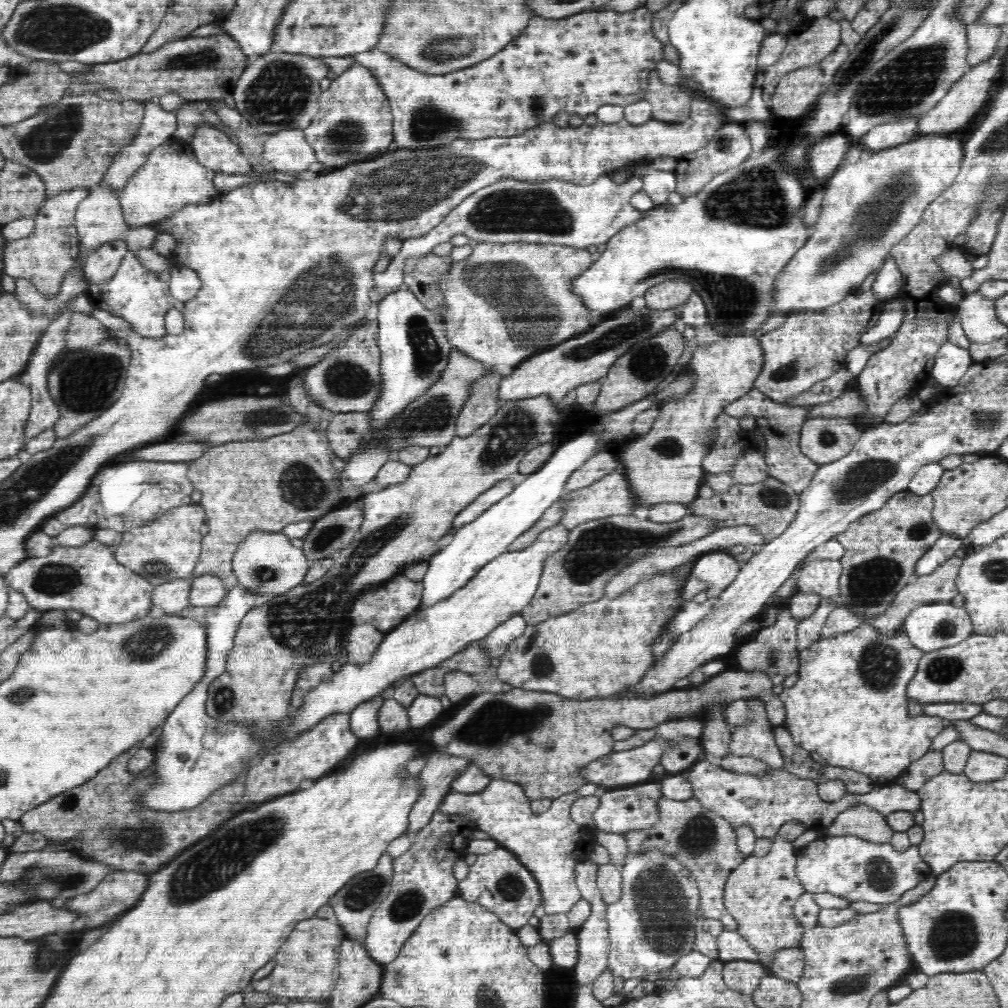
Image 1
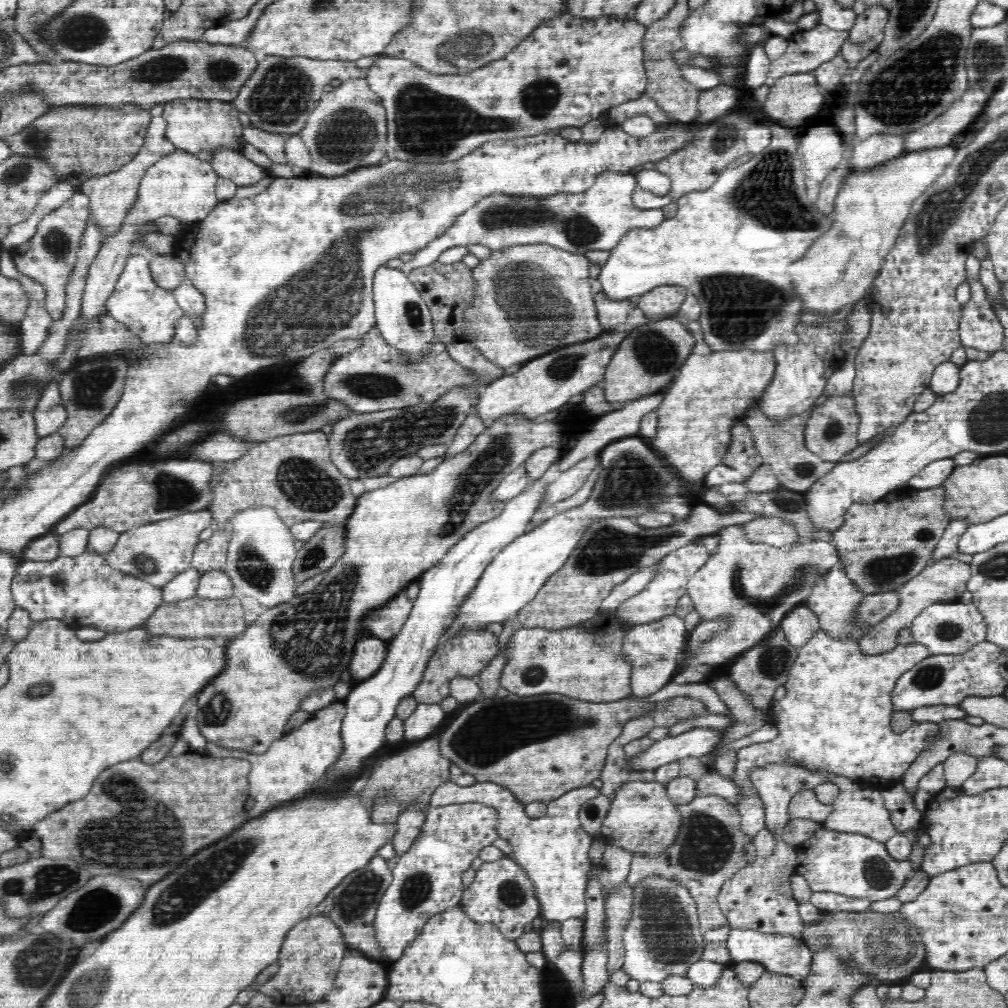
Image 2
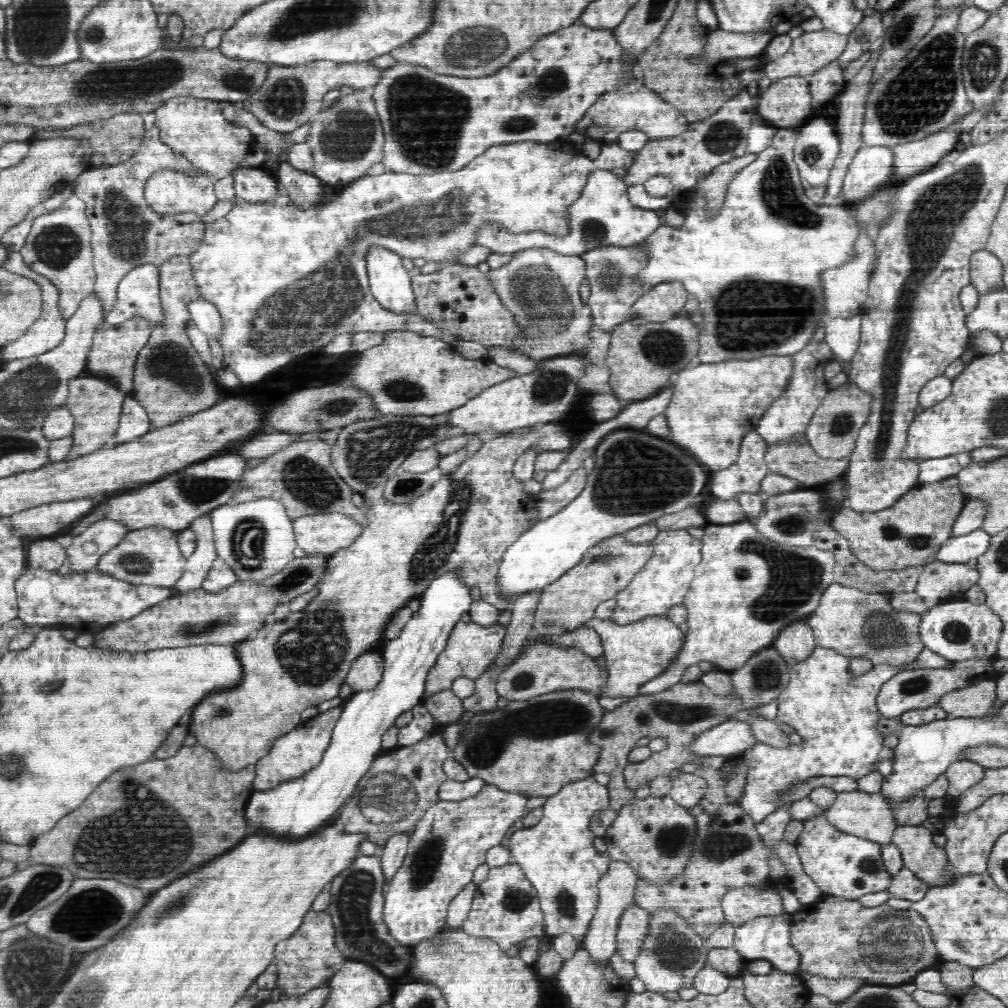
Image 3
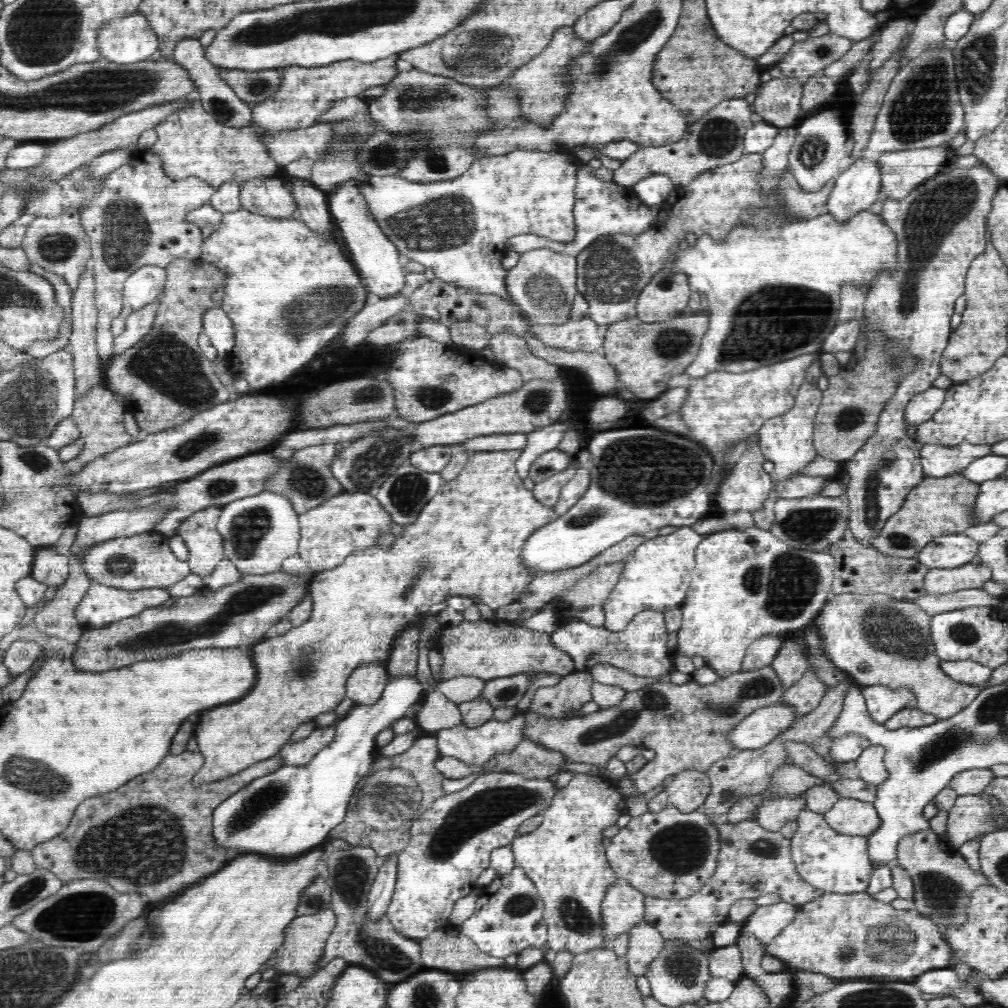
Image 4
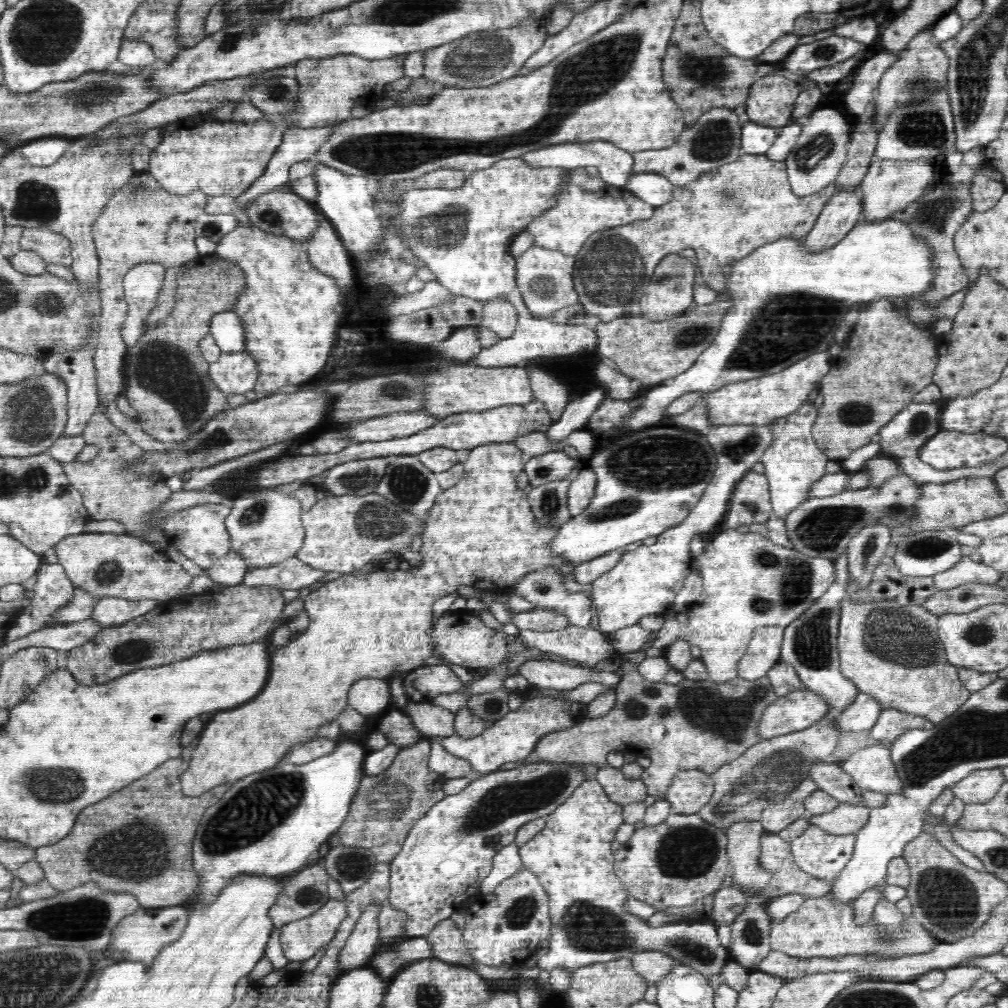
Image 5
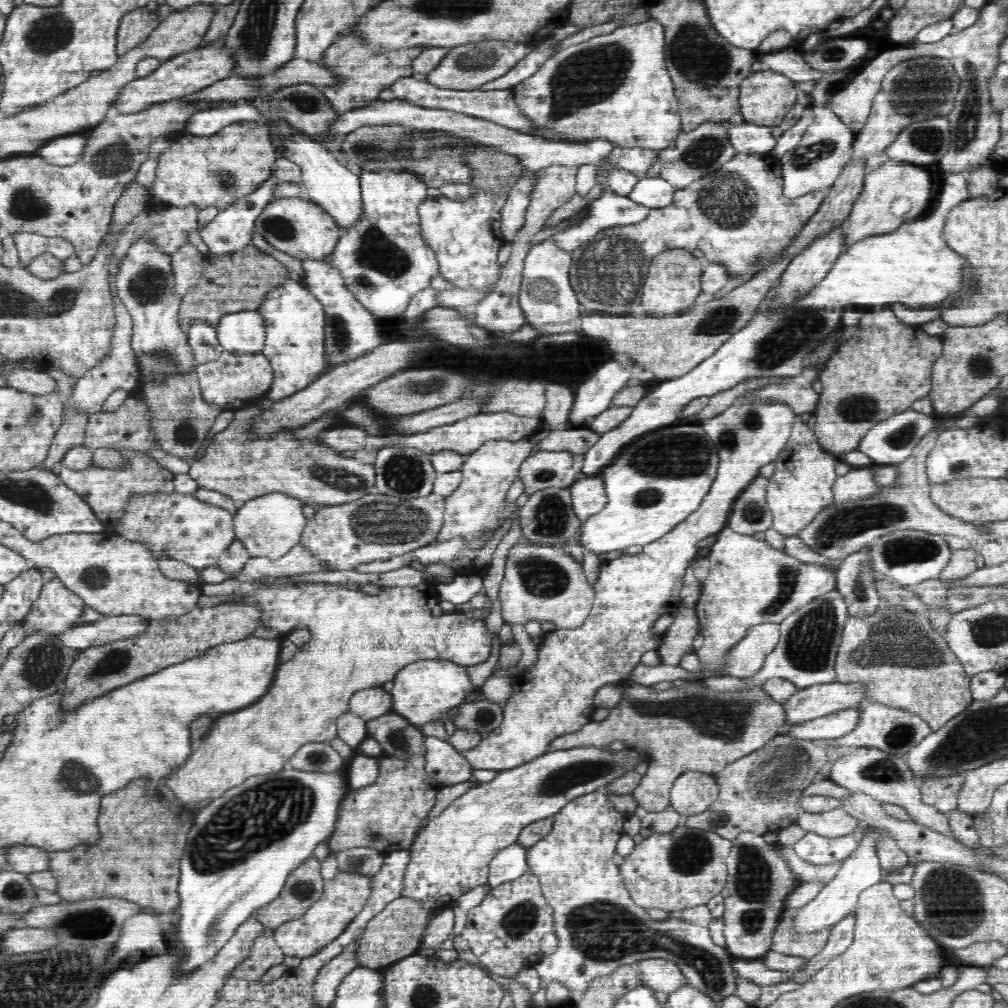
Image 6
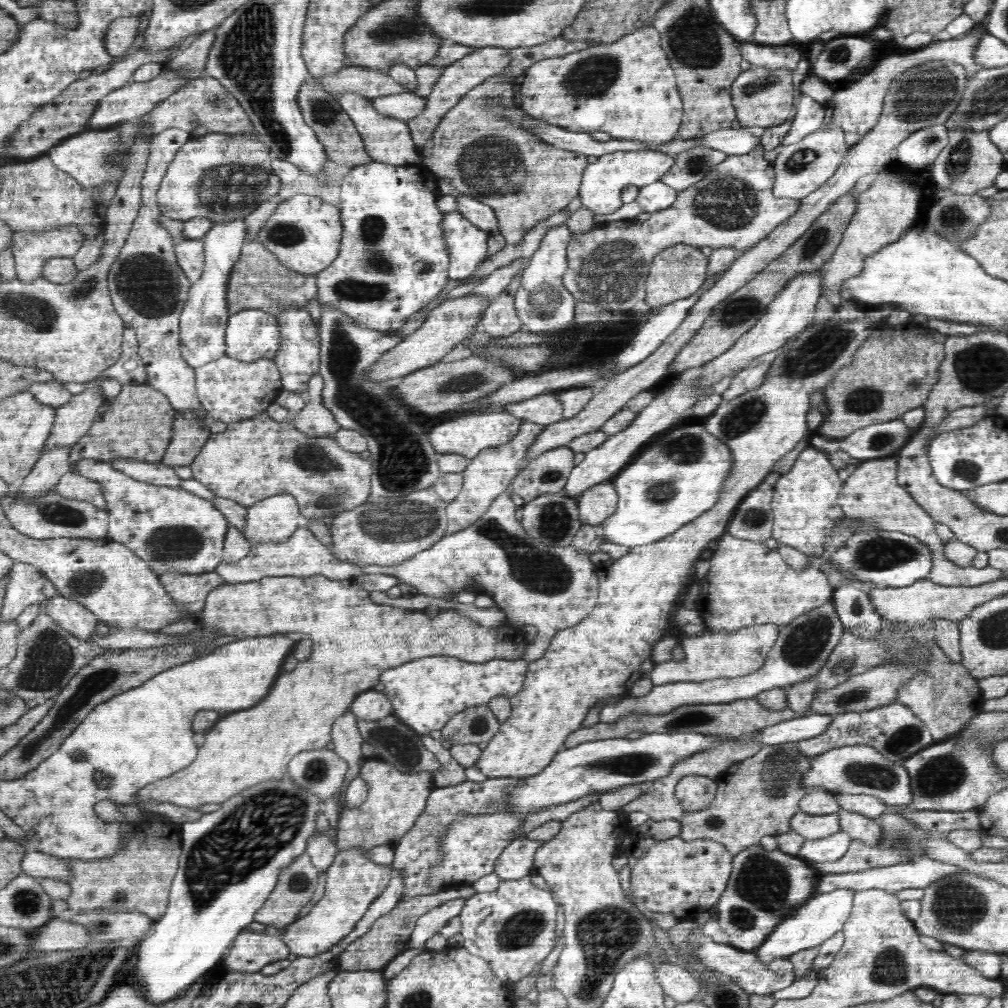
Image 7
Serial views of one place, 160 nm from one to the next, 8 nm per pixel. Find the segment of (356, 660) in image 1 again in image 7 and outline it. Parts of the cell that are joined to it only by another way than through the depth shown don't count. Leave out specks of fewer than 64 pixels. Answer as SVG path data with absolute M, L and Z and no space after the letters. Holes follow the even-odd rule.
M373 688L362 691L352 701L349 711L365 721L377 721L393 714L390 698Z

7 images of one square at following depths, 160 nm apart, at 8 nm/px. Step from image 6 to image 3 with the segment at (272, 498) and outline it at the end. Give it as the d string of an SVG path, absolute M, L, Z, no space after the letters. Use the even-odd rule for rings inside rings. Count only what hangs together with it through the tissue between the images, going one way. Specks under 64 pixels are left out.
M272 498L255 501L226 503L209 512L212 521L214 542L218 558L232 568L238 581L259 583L265 578L279 574L294 560L297 542L294 536L293 520L288 518L282 503Z

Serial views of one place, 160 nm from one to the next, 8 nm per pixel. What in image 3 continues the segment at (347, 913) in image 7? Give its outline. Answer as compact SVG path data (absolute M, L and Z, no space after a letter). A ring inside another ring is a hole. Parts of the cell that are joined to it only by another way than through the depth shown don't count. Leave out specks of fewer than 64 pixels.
M309 911L300 928L275 948L274 963L278 971L276 988L280 988L284 995L300 996L324 983L328 984L347 960L336 948L333 920L325 911Z

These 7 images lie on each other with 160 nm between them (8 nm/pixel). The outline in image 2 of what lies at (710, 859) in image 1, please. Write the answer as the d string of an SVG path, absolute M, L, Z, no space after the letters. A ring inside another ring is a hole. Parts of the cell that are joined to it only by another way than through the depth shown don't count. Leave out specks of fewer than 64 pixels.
M698 795L690 803L678 805L677 808L682 817L678 839L658 858L634 853L627 883L634 889L648 876L679 882L696 901L702 932L714 930L727 924L726 916L717 904L722 885L757 857L753 838L749 838L741 830L742 817L737 806L730 806L724 798Z

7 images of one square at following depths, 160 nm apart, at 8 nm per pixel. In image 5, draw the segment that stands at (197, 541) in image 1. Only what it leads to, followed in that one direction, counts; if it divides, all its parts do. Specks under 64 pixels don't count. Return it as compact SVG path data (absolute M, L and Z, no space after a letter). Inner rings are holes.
M84 533L64 537L52 552L64 568L71 583L98 598L115 596L124 600L158 600L159 603L190 595L188 587L193 576L179 563L156 550L150 542L132 535Z

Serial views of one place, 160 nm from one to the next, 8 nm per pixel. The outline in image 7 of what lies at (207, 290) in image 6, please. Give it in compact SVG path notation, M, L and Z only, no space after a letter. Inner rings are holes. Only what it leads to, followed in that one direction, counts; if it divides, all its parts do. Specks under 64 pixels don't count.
M246 241L238 262L232 266L228 278L227 302L229 315L246 309L260 309L270 315L280 315L286 309L304 309L317 296L316 274L298 274L288 270L262 243Z

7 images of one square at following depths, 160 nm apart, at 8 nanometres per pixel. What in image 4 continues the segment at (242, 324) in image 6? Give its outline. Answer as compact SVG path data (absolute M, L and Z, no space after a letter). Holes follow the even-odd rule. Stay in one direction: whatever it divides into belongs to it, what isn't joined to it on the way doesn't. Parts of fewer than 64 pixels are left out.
M221 307L208 309L203 317L203 334L206 334L214 349L220 354L230 353L235 348L233 323Z

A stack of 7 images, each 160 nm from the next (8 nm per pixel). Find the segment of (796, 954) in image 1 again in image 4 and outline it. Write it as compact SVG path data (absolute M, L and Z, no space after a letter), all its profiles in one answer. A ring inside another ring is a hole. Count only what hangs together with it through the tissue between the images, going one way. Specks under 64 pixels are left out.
M783 901L772 906L760 906L742 924L741 932L754 935L766 950L767 944L794 920L796 912L797 907Z

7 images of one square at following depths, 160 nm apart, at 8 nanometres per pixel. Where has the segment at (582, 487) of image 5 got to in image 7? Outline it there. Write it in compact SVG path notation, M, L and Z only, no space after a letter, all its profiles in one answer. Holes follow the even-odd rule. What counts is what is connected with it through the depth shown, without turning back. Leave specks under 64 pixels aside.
M612 482L598 483L577 497L577 507L582 523L600 527L616 512L618 493Z

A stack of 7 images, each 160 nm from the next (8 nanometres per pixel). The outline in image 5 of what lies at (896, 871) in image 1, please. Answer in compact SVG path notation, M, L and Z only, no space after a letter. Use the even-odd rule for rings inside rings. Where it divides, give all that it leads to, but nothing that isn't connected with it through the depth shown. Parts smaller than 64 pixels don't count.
M814 824L791 844L795 863L804 873L831 882L847 865L855 848L857 834L828 834Z

